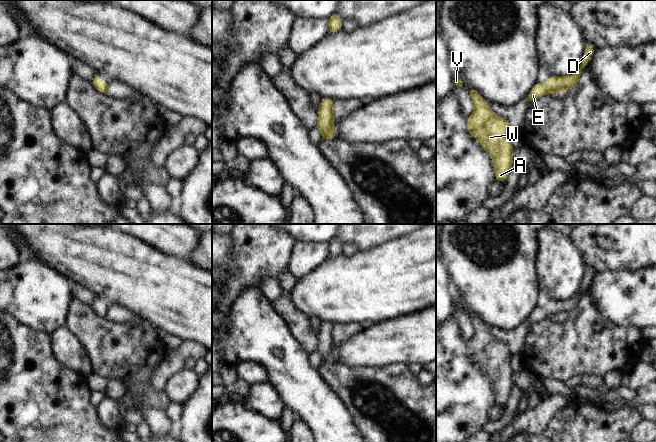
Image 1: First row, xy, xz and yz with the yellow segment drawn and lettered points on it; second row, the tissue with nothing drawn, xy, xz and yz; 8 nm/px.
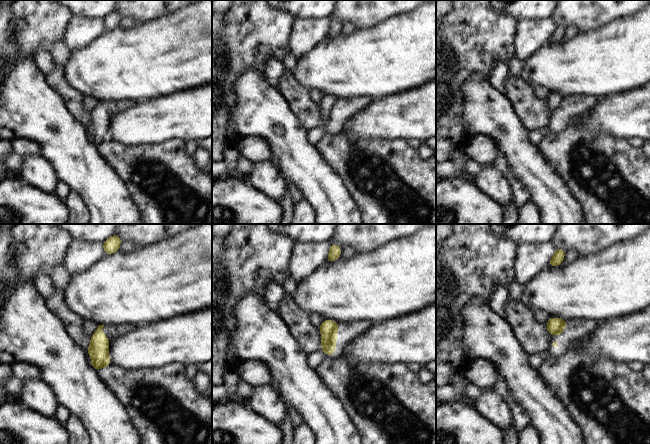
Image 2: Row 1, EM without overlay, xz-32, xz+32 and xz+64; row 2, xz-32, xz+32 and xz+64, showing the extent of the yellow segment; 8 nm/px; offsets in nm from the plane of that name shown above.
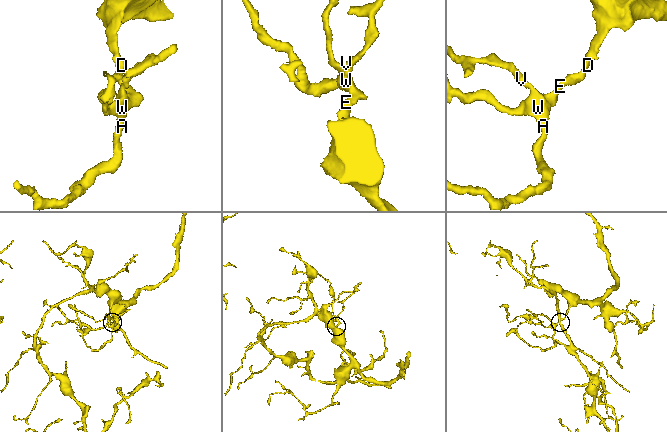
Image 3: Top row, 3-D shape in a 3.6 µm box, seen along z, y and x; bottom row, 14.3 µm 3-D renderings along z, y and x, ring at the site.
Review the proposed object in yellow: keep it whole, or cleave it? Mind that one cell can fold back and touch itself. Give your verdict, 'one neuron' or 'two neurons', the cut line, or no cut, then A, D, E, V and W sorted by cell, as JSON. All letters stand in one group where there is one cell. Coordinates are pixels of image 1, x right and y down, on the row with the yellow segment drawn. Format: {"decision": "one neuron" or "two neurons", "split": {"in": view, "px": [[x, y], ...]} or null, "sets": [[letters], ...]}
{"decision": "one neuron", "split": null, "sets": [["A", "D", "E", "V", "W"]]}

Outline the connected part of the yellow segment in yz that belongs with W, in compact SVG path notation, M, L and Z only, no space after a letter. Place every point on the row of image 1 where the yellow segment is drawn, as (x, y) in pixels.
M469 88L467 92L474 102L474 112L467 118L469 132L485 150L491 153L496 181L506 184L512 168L514 151L510 124L491 111L489 103L475 89Z

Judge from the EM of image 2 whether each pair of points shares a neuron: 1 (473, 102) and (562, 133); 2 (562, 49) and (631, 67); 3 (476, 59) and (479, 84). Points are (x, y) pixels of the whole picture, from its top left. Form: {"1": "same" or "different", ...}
{"1": "different", "2": "same", "3": "different"}

